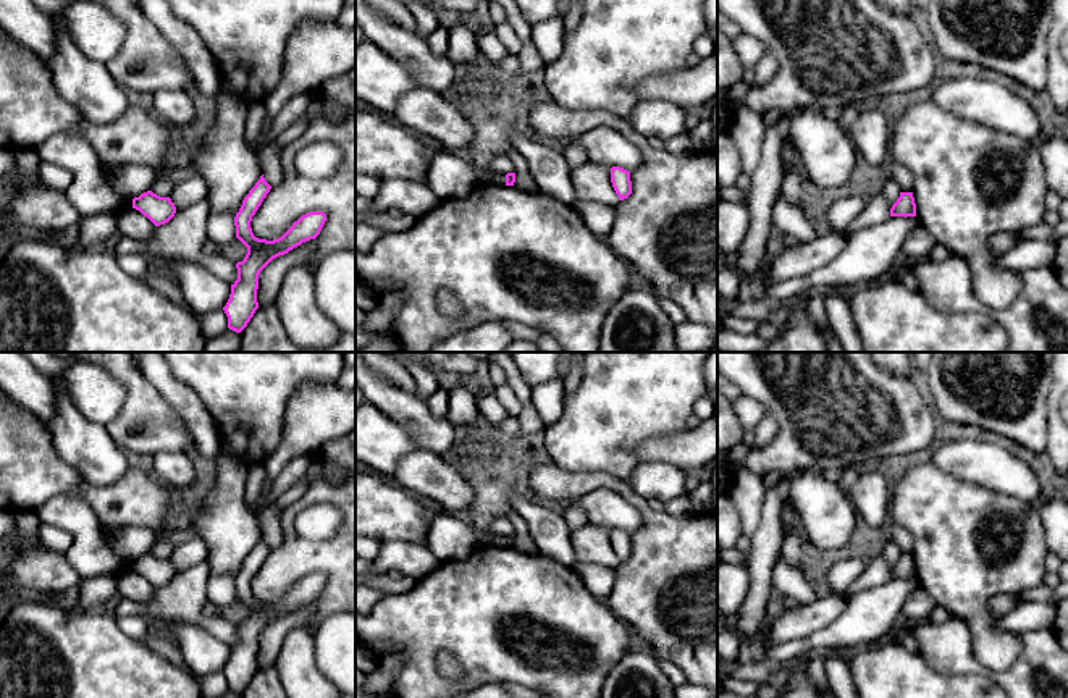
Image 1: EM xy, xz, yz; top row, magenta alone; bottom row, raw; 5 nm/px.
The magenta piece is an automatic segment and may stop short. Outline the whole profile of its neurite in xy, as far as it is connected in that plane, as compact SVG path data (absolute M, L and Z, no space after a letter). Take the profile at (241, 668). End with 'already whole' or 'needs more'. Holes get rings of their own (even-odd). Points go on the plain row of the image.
M262 536L244 559L234 578L236 599L247 609L247 616L242 624L236 625L238 641L231 646L231 656L223 672L228 679L228 690L236 695L241 695L247 688L259 671L257 651L260 633L273 620L288 616L305 603L315 601L326 583L323 574L309 574L294 583L278 601L267 603L255 599L250 583L270 551L271 548Z; already whole

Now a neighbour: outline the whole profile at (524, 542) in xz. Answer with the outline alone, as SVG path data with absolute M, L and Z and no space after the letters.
M512 511L507 515L507 519L515 527L515 545L514 545L514 548L525 553L525 554L538 556L540 548L533 541L527 522L515 511Z

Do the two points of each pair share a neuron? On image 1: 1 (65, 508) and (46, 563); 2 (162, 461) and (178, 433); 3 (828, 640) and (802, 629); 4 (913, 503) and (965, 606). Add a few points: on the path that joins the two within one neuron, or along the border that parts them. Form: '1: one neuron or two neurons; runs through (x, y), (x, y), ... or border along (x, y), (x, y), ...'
1: two neurons; border along (63, 555), (83, 577)
2: two neurons; border along (185, 451), (159, 451), (154, 456)
3: two neurons; border along (842, 611), (831, 622), (807, 637)
4: one neuron; runs through (939, 529), (962, 551), (963, 580)

